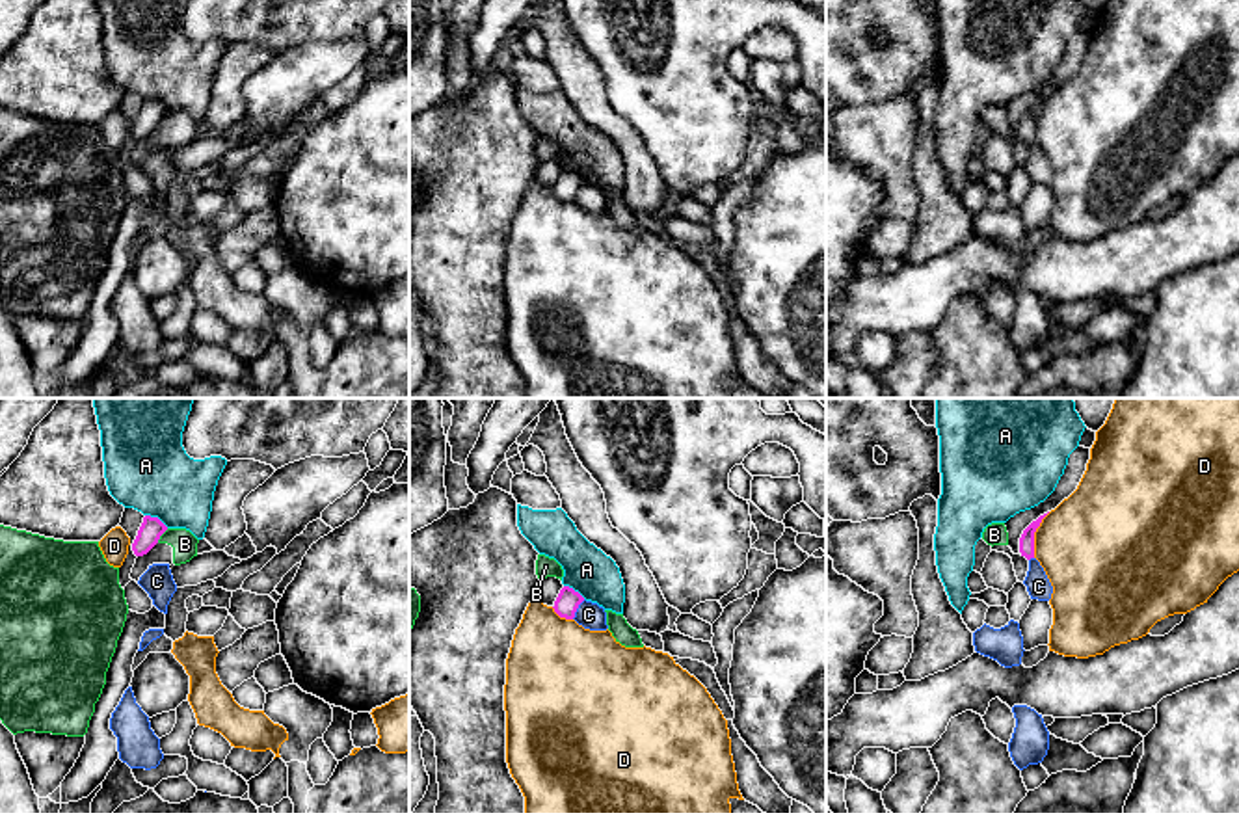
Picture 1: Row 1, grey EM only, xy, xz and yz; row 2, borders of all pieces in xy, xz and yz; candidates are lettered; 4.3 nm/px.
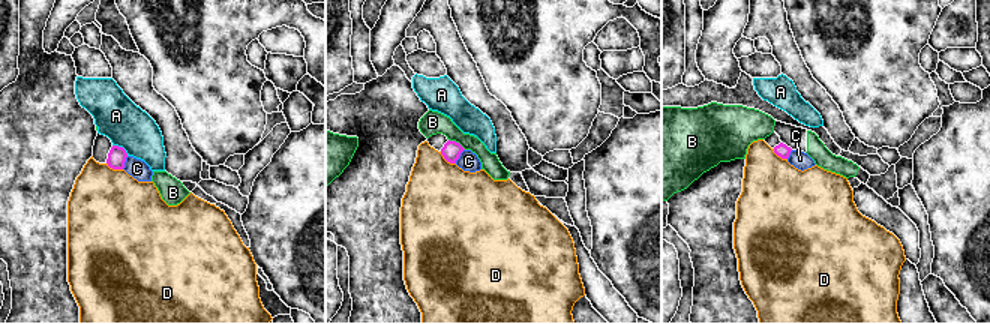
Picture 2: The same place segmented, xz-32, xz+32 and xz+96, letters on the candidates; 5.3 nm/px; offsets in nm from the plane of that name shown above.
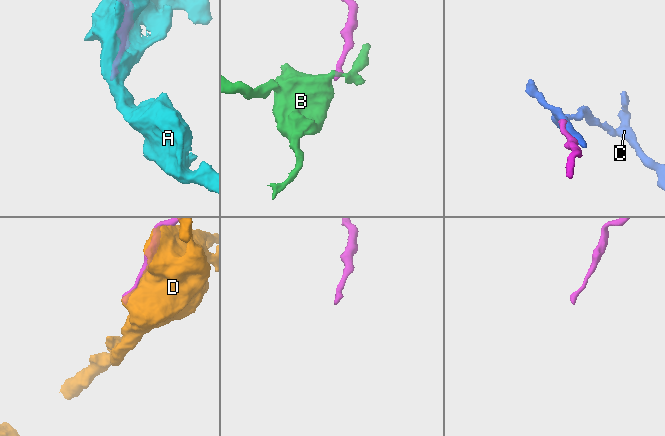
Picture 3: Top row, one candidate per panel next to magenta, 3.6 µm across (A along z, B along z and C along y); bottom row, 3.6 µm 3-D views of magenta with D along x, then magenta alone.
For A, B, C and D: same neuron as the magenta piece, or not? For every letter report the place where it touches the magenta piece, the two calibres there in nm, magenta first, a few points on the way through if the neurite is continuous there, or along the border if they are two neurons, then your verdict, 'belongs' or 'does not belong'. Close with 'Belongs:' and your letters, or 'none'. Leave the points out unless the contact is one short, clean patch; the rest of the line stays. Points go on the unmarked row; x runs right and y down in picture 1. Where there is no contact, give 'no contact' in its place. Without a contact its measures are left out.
A: meets magenta in xy at (157, 101); 100 nm thick on the magenta side, 360 nm on the other; does not belong
B: meets magenta in xy at (160, 118); 100 nm thick on the magenta side, 110 nm on the other; border along xy (168, 112), (157, 125); does not belong
C: meets magenta in xz at (577, 190); 100 nm thick on the magenta side, 120 nm on the other; does not belong
D: meets magenta in yz at (1033, 118); 60 nm thick on the magenta side, 440 nm on the other; does not belong
Belongs: none

